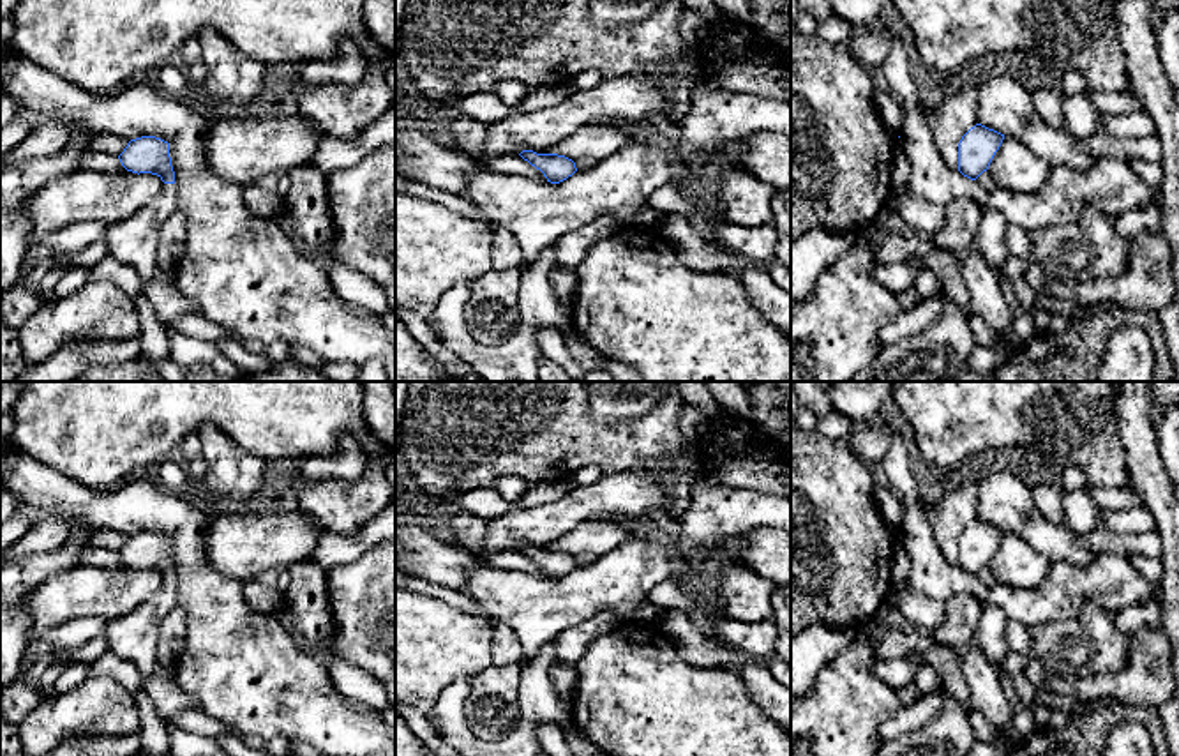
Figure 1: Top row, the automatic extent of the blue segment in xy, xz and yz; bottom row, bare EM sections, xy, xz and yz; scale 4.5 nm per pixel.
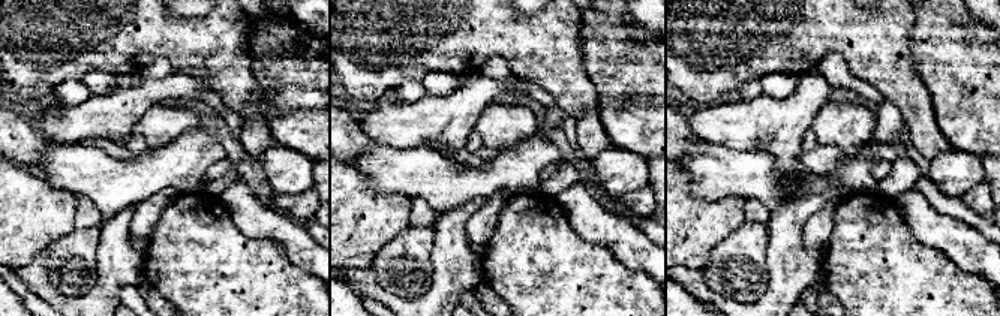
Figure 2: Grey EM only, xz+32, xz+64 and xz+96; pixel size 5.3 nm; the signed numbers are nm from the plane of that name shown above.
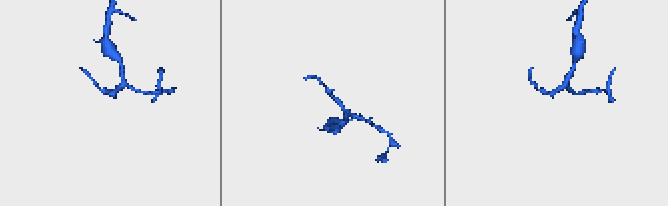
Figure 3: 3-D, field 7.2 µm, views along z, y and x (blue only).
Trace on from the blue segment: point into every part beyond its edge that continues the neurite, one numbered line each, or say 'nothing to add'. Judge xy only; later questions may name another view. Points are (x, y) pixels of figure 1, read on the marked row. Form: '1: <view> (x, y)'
1: xy (133, 241)

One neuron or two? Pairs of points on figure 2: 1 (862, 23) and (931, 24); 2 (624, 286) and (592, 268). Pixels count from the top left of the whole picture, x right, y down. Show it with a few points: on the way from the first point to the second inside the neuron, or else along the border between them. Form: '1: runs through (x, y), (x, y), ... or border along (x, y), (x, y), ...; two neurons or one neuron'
1: border along (916, 15), (909, 38), (912, 60); two neurons
2: runs through (616, 286), (610, 286), (600, 276); one neuron

